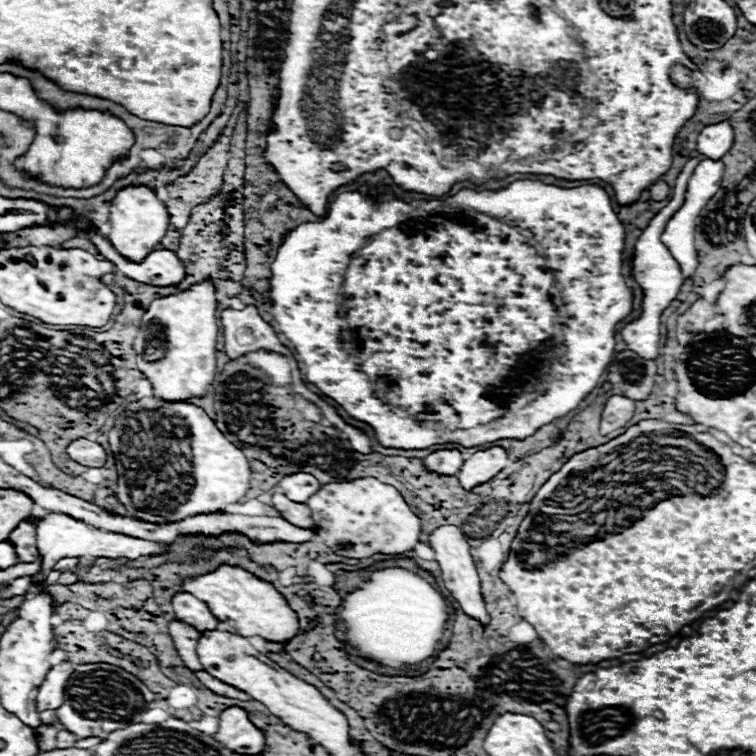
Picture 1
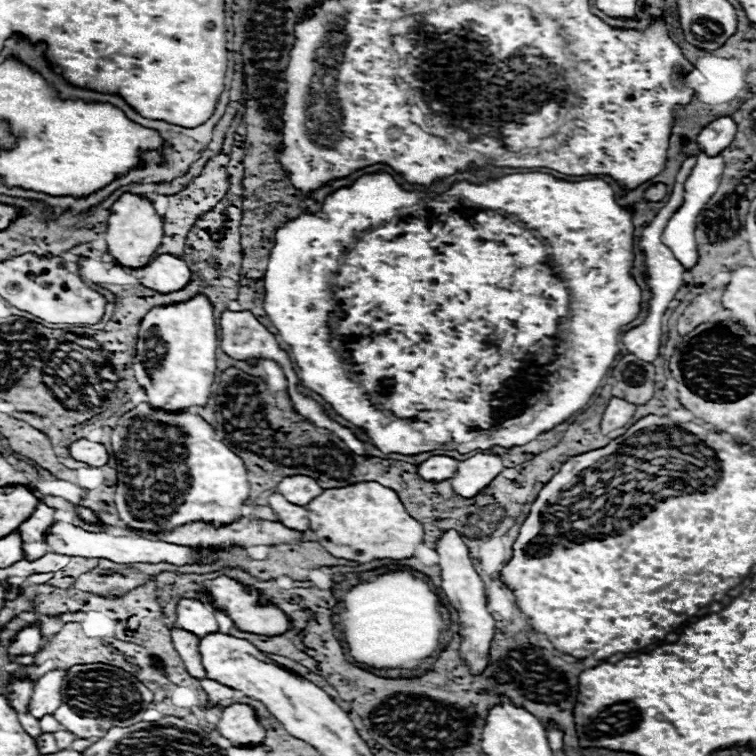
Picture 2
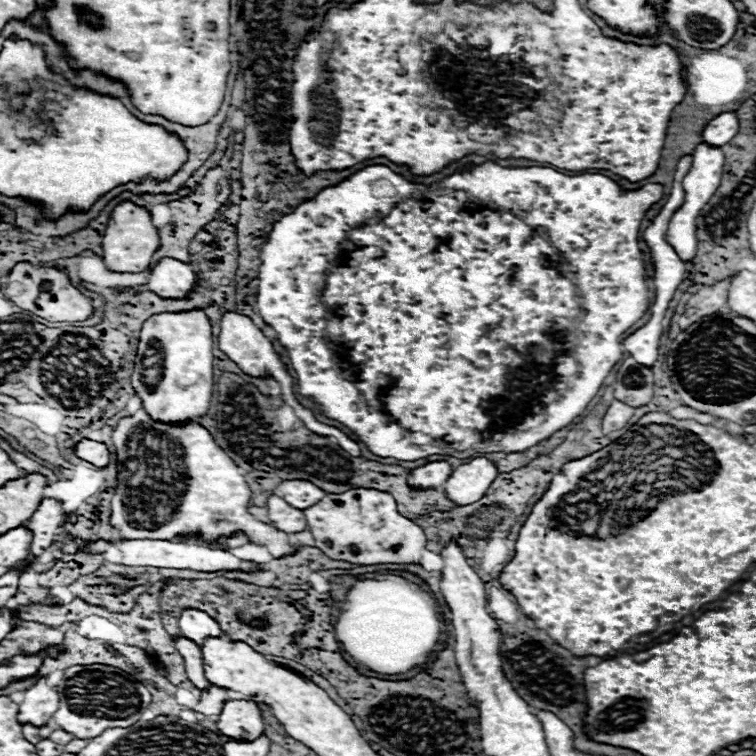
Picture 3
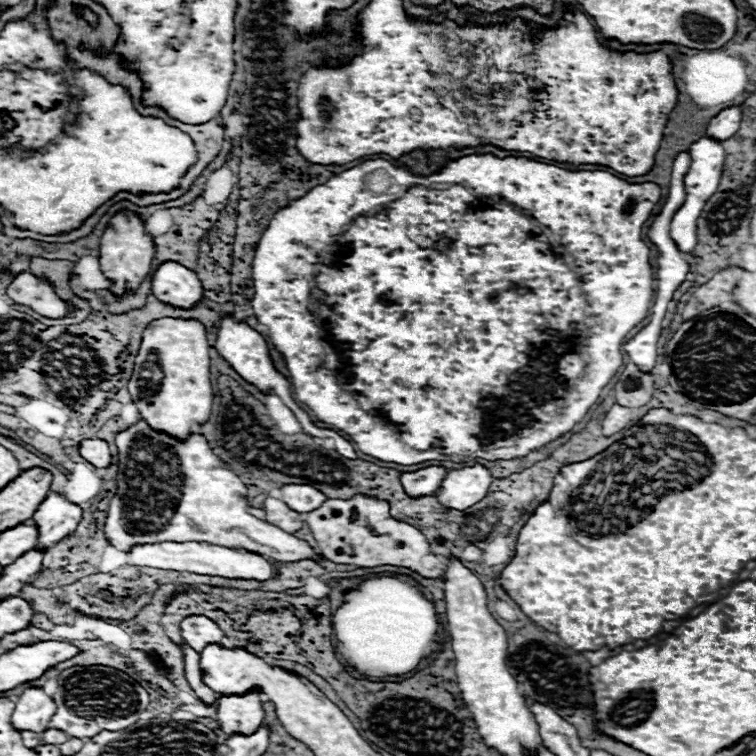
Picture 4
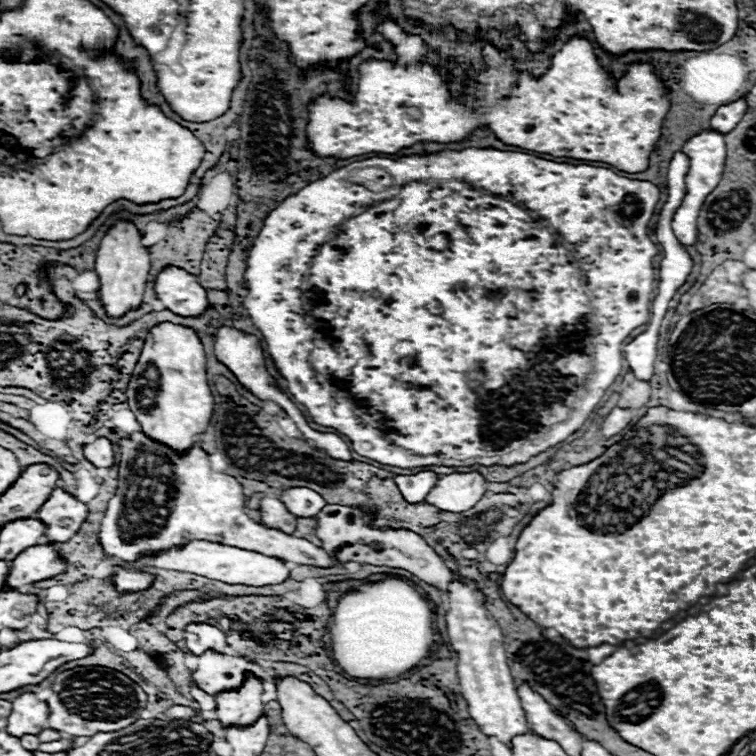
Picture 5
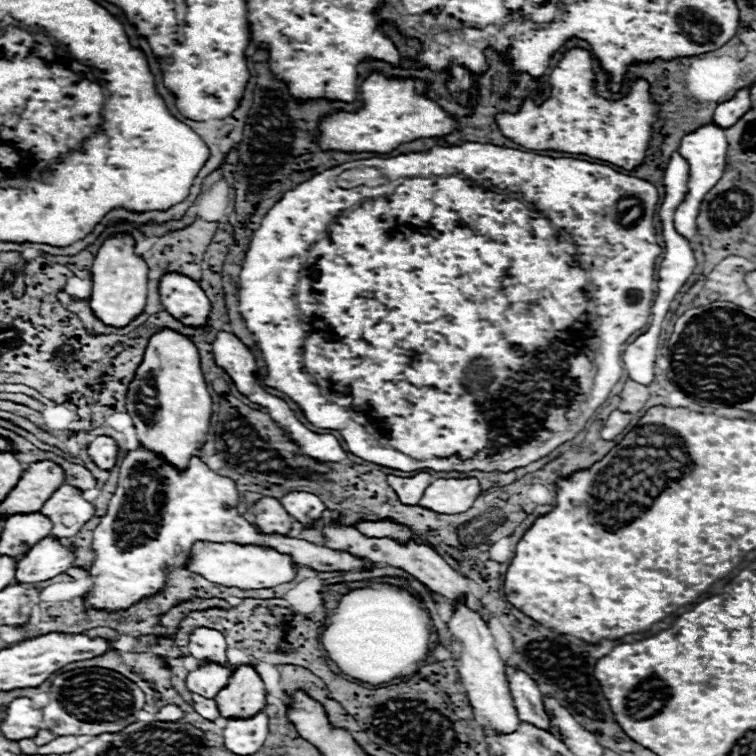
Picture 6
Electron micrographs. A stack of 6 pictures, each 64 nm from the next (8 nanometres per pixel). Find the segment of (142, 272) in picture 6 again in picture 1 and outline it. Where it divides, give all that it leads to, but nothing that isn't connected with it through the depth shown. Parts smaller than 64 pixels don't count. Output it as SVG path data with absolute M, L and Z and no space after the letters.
M130 186L116 194L110 206L110 222L112 230L108 234L108 240L112 242L114 250L128 258L130 262L142 262L164 238L168 230L168 212L166 206L158 202L156 194L150 188L144 186Z

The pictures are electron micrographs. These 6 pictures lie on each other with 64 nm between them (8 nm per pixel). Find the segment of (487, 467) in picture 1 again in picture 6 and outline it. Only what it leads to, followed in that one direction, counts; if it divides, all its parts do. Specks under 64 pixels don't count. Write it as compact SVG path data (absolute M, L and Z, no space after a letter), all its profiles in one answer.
M438 478L428 486L428 490L424 490L418 506L426 506L428 510L436 510L438 514L462 514L474 504L478 494L480 488L476 478Z

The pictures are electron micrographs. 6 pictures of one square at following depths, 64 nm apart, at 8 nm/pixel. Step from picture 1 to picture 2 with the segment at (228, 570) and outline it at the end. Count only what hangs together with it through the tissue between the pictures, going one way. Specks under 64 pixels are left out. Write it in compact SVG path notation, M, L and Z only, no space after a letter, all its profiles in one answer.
M216 578L206 582L206 588L214 598L214 606L226 610L234 624L244 632L274 636L288 628L288 622L278 608L256 606L256 592L244 592L236 580Z

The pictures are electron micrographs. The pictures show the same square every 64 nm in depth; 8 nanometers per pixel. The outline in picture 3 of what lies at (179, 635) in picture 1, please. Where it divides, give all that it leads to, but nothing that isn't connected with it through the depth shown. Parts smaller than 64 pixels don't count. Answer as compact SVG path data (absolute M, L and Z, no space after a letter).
M180 636L180 638L176 640L176 648L178 648L178 652L180 652L182 658L184 658L186 674L188 674L188 678L190 678L190 682L192 682L198 690L206 690L210 684L208 684L208 680L204 678L200 648L198 648L192 640L188 640L188 638L184 638L184 636Z

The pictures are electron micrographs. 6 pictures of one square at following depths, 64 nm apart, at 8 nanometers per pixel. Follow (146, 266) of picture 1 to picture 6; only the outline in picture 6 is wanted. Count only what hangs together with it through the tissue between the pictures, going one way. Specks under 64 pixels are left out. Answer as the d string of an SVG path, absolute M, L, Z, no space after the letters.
M166 274L160 280L162 306L176 320L186 326L204 326L210 316L210 300L198 282L192 282L182 274Z

